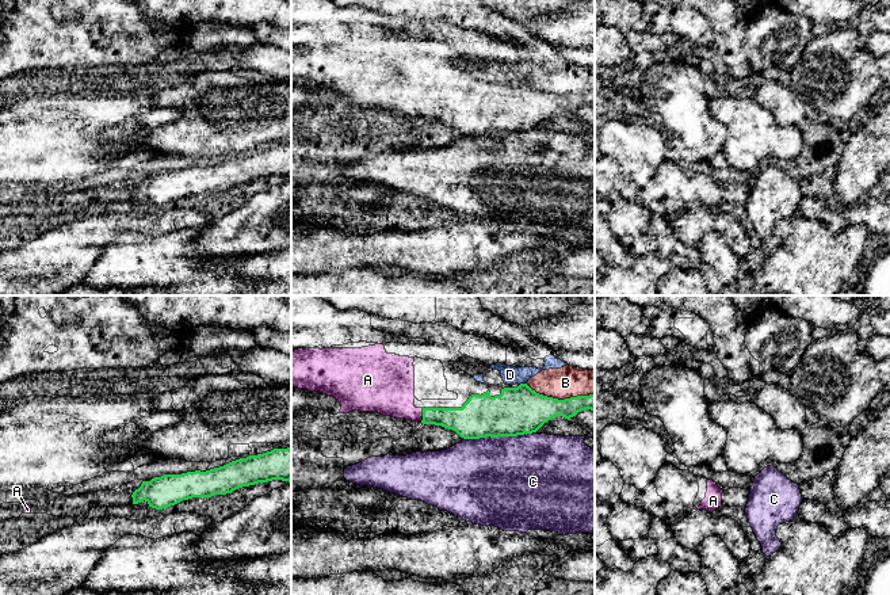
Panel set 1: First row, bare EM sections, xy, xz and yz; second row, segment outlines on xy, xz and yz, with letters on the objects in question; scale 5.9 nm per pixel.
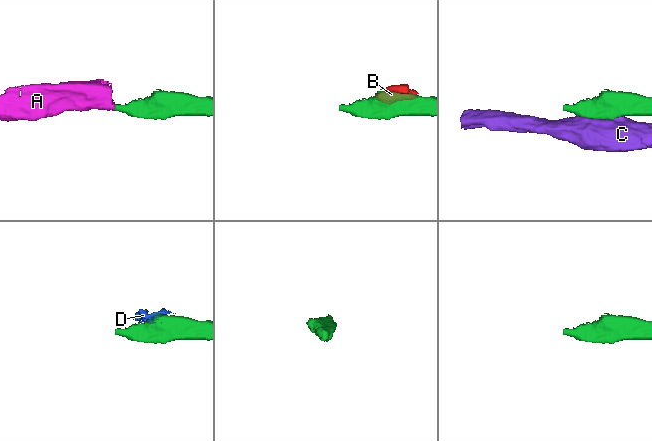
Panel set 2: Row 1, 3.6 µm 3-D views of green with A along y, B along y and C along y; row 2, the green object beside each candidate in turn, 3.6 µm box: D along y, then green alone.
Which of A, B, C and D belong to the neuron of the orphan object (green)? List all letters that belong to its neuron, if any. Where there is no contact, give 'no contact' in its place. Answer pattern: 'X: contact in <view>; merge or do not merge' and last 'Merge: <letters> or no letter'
A: contact in xz; merge
B: contact in xz; do not merge
C: contact in xz; do not merge
D: contact in xz; do not merge
Merge: A

